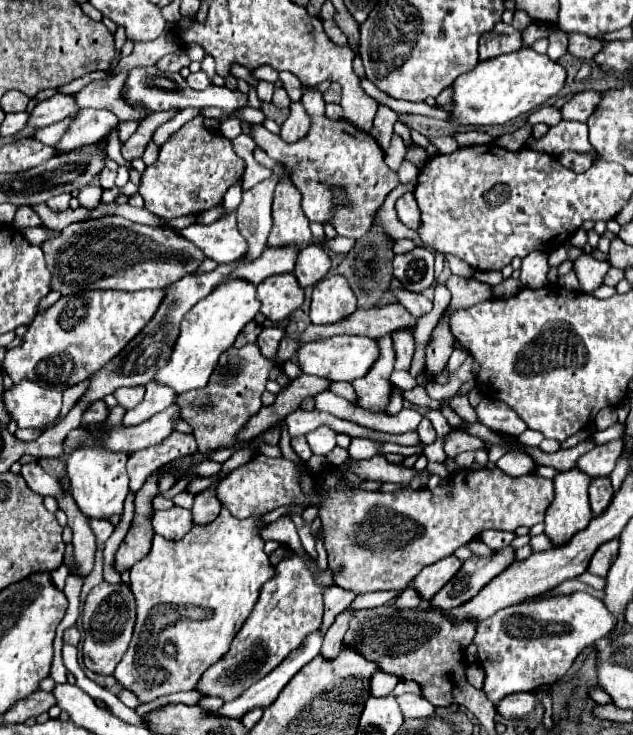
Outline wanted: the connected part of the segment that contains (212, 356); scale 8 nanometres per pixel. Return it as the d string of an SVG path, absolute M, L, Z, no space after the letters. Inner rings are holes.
M244 278L224 280L220 286L212 290L212 294L196 302L196 306L192 306L192 310L184 316L172 358L168 366L164 366L160 374L156 374L156 380L172 386L176 394L182 394L194 388L204 388L218 362L218 356L234 344L240 330L250 320L254 320L258 310L260 310L260 302L256 298L256 286L252 282Z

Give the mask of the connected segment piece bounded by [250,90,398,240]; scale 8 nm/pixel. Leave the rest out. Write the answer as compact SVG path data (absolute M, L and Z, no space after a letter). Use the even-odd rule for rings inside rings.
M304 92L302 104L310 116L310 130L304 138L294 144L286 144L278 136L270 134L262 124L250 124L252 140L270 158L288 166L292 184L302 192L304 214L312 222L330 220L330 210L336 204L338 210L336 218L332 220L336 232L354 240L362 238L372 230L372 216L382 206L386 194L398 186L398 174L384 164L384 152L378 146L376 138L362 130L356 130L356 126L346 120L332 120L324 114L326 102L320 92ZM330 186L344 186L352 206L346 208L342 200L330 192Z

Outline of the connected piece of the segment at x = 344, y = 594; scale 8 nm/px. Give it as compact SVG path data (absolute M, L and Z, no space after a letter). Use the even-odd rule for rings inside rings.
M332 586L332 590L326 590L324 592L324 622L322 622L322 628L324 632L330 628L330 624L334 622L334 618L344 612L352 602L354 598L358 596L356 592L350 592L350 590L340 590L340 586Z

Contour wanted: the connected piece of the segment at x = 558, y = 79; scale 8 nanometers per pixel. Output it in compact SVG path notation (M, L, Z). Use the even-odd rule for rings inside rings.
M520 48L510 54L502 54L490 60L482 60L474 70L462 74L454 82L454 104L452 120L454 124L506 124L508 120L540 108L548 98L556 96L566 82L566 68L548 58L548 54L538 54L534 48Z

